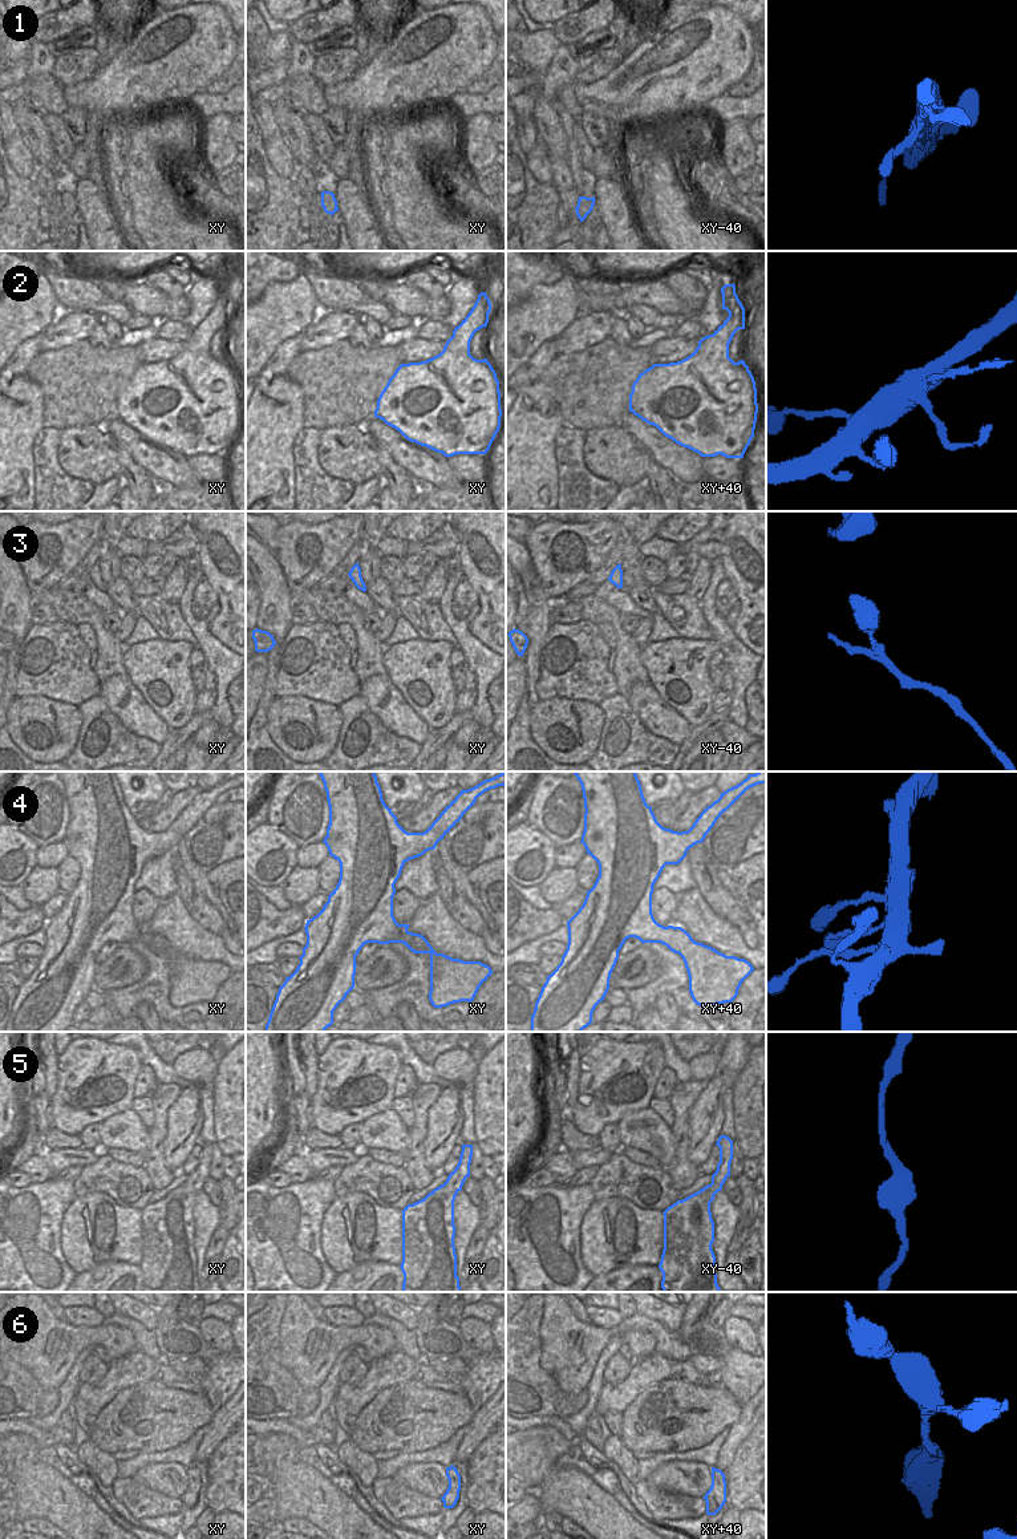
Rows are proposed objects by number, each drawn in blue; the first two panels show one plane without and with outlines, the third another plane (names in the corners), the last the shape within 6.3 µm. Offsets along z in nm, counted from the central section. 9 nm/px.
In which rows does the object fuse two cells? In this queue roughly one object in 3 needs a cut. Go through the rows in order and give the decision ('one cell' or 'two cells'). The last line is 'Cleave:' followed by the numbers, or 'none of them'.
1: one cell
2: two cells
3: one cell
4: two cells
5: two cells
6: one cell
Cleave: 2, 4, 5

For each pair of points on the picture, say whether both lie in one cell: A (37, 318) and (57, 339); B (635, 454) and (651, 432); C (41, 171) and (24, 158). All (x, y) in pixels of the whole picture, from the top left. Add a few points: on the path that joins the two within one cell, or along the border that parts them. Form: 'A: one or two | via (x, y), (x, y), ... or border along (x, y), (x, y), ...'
A: two | border along (65, 311), (43, 331)
B: two | border along (619, 425), (651, 457)
C: two | border along (36, 165), (36, 171), (32, 177)

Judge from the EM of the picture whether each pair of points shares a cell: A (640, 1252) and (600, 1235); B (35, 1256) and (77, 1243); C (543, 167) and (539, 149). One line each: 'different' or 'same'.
A: same
B: different
C: same

